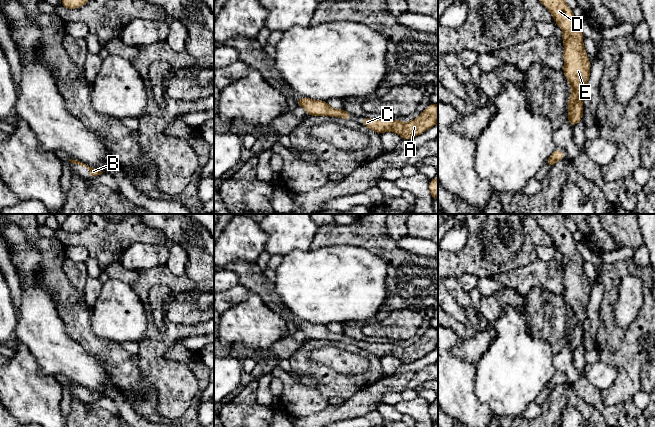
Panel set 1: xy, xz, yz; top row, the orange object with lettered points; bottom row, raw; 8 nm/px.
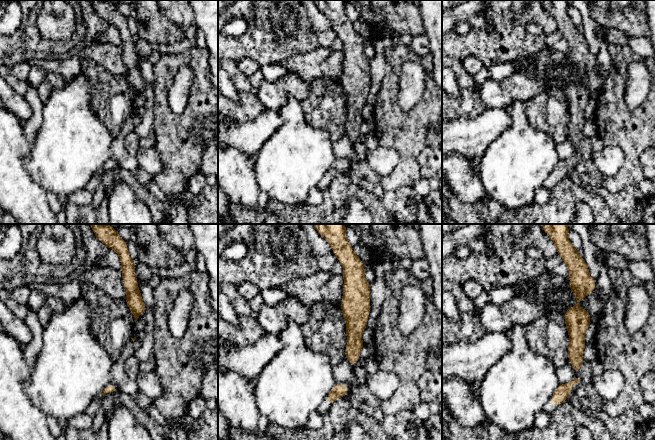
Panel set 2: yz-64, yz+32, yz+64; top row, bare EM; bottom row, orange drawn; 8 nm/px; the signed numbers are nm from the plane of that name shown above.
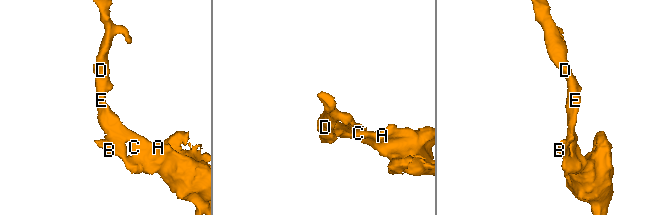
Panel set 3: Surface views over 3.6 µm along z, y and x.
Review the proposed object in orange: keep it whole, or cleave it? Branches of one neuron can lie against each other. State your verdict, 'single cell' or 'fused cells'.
single cell

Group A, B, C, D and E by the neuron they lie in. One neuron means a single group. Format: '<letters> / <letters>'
A B C D E

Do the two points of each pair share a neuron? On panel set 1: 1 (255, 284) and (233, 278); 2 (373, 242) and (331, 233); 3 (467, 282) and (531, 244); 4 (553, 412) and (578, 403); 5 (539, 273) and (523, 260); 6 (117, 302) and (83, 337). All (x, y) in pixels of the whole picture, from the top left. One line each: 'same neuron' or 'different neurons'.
1: different neurons
2: same neuron
3: different neurons
4: same neuron
5: different neurons
6: different neurons

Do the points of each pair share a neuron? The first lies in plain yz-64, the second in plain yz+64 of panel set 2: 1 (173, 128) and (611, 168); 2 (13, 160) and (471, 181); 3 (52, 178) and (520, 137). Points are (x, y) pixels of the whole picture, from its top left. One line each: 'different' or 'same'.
1: different
2: same
3: same

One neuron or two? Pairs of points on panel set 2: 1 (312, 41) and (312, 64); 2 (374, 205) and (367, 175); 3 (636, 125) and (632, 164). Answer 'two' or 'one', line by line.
1: two
2: two
3: one

